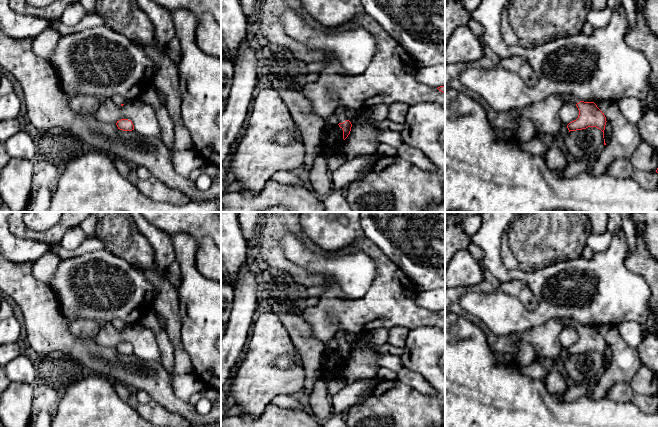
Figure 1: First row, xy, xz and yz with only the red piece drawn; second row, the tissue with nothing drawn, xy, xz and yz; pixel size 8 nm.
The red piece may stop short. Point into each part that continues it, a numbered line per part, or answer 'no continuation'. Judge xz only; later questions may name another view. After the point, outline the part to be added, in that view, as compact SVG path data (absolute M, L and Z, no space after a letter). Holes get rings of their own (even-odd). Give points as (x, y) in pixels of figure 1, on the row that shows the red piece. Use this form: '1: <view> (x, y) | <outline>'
1: xz (340, 111) | M339 104L337 106L337 108L335 109L335 112L336 112L337 116L338 116L339 123L343 123L346 120L348 120L346 115L345 115L345 109L344 109L343 105Z

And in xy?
1: xy (117, 99) | M114 95L110 98L116 106L121 106L126 100L120 95Z

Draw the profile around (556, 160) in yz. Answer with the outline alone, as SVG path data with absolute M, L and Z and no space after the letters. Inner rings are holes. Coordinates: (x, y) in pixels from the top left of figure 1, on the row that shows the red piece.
M551 144L548 146L548 150L545 153L545 158L547 165L552 170L563 169L570 160L570 158L565 156L559 148Z

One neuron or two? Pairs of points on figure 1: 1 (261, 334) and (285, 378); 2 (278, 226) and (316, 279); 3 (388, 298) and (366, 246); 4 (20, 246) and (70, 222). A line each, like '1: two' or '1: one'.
1: one
2: one
3: one
4: two

